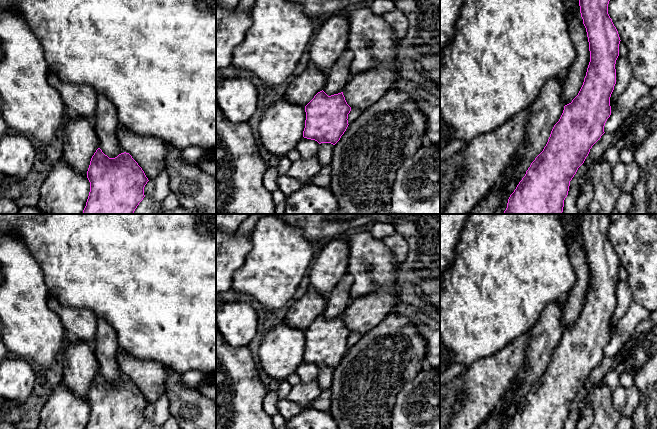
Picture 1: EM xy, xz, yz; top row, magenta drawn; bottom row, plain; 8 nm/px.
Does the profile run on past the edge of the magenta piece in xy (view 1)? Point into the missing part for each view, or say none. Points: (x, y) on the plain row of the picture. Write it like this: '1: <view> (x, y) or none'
1: none

